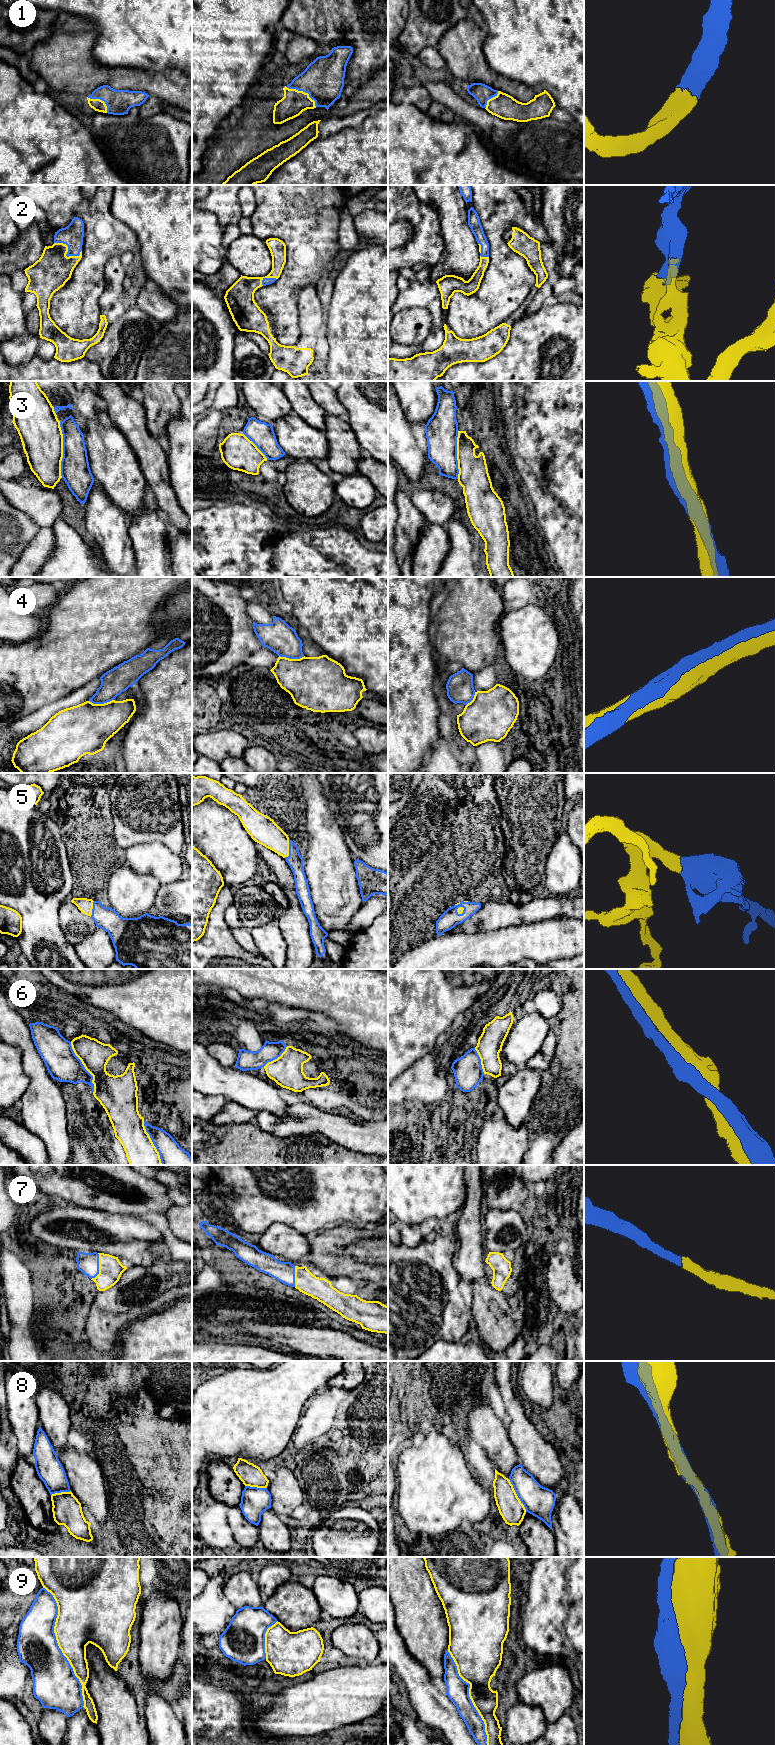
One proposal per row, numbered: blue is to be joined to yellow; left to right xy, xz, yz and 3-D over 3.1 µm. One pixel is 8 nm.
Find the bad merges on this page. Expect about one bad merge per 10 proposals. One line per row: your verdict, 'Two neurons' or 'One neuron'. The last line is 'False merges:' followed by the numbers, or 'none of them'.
1: One neuron
2: One neuron
3: One neuron
4: One neuron
5: One neuron
6: One neuron
7: One neuron
8: One neuron
9: One neuron
False merges: none of them

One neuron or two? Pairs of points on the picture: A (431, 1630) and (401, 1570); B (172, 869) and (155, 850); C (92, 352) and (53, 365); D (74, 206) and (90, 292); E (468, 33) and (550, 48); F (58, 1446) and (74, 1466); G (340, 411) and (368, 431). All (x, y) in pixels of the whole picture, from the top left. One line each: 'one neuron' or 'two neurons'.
A: one neuron
B: one neuron
C: two neurons
D: one neuron
E: two neurons
F: two neurons
G: two neurons

